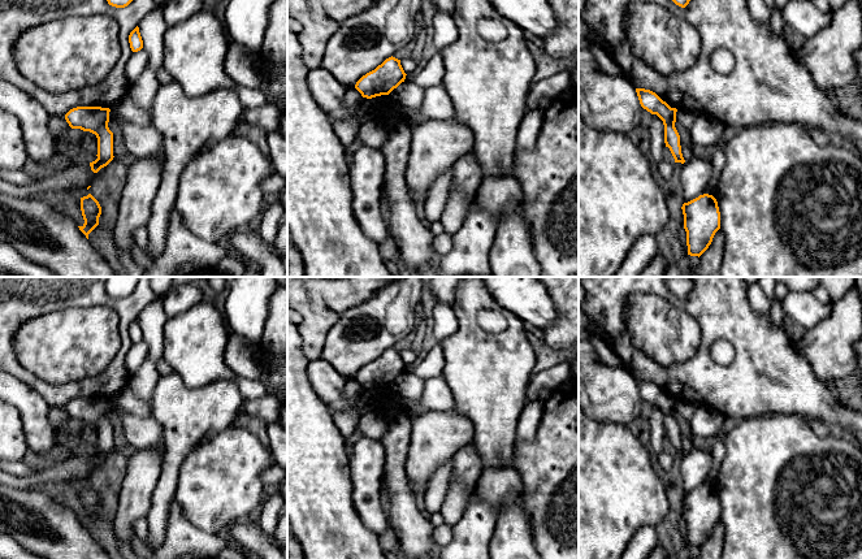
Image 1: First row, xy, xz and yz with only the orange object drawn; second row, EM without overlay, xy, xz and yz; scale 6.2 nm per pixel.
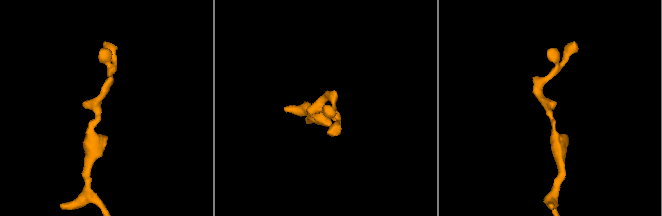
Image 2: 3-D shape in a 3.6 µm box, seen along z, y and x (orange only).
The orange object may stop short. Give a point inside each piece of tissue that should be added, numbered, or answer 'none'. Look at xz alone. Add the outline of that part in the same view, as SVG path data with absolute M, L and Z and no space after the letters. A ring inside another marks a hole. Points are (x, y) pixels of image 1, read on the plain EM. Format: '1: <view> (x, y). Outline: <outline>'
none

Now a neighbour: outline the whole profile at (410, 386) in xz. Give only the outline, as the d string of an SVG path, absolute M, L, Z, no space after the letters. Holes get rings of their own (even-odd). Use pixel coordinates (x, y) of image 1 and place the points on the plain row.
M404 372L390 384L390 389L403 398L417 402L424 390L425 381L412 373Z

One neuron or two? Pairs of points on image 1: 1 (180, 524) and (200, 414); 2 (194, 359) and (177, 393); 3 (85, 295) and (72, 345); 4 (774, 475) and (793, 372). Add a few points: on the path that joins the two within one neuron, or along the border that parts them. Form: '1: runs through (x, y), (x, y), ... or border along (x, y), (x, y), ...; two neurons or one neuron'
1: border along (173, 498), (168, 506), (165, 533); two neurons
2: border along (173, 369), (191, 388), (200, 388), (213, 381); two neurons
3: border along (112, 308), (105, 306), (69, 307), (52, 312); two neurons
4: border along (756, 415), (797, 414), (805, 417); two neurons

